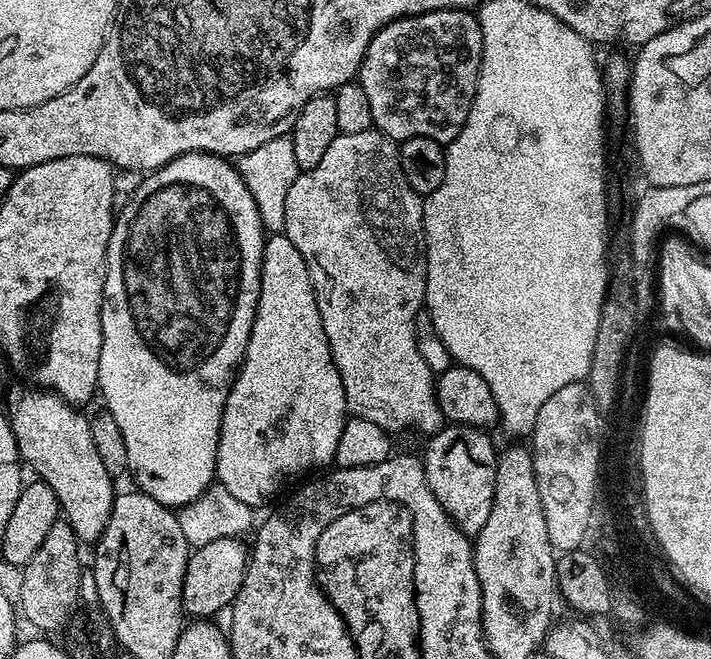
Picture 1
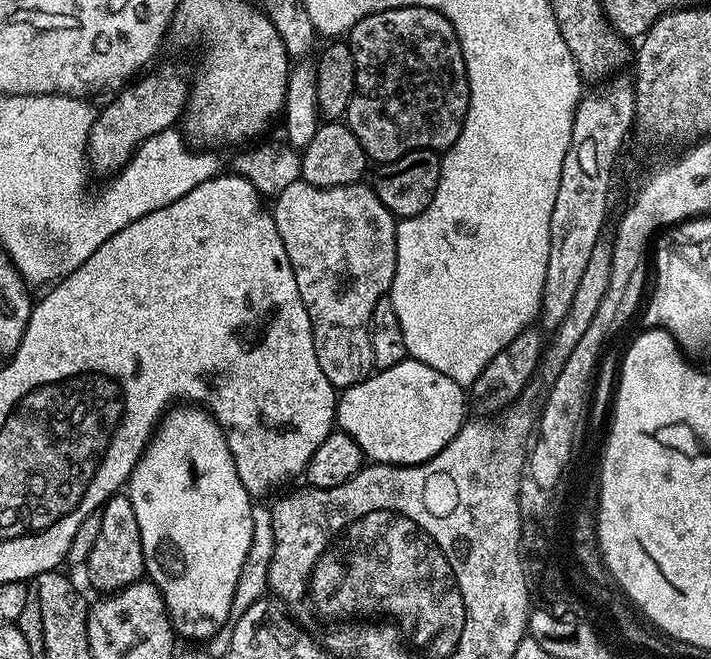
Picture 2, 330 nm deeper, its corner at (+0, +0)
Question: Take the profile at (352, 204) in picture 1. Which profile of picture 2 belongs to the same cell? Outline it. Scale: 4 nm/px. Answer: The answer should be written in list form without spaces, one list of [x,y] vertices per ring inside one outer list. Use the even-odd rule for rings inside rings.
[[[303,178],[295,180],[286,190],[275,197],[274,207],[271,209],[274,222],[278,226],[278,234],[282,238],[282,246],[286,246],[286,254],[290,254],[290,266],[294,270],[294,282],[298,282],[298,294],[302,294],[302,306],[306,306],[306,314],[310,314],[312,333],[314,334],[314,350],[318,354],[318,366],[322,366],[322,374],[330,378],[333,388],[343,390],[362,382],[367,376],[373,375],[372,363],[372,334],[370,325],[374,306],[383,296],[389,295],[394,282],[394,270],[396,269],[396,225],[397,217],[377,198],[367,183],[347,184],[346,186],[334,186],[333,188],[319,188],[308,184]]]

